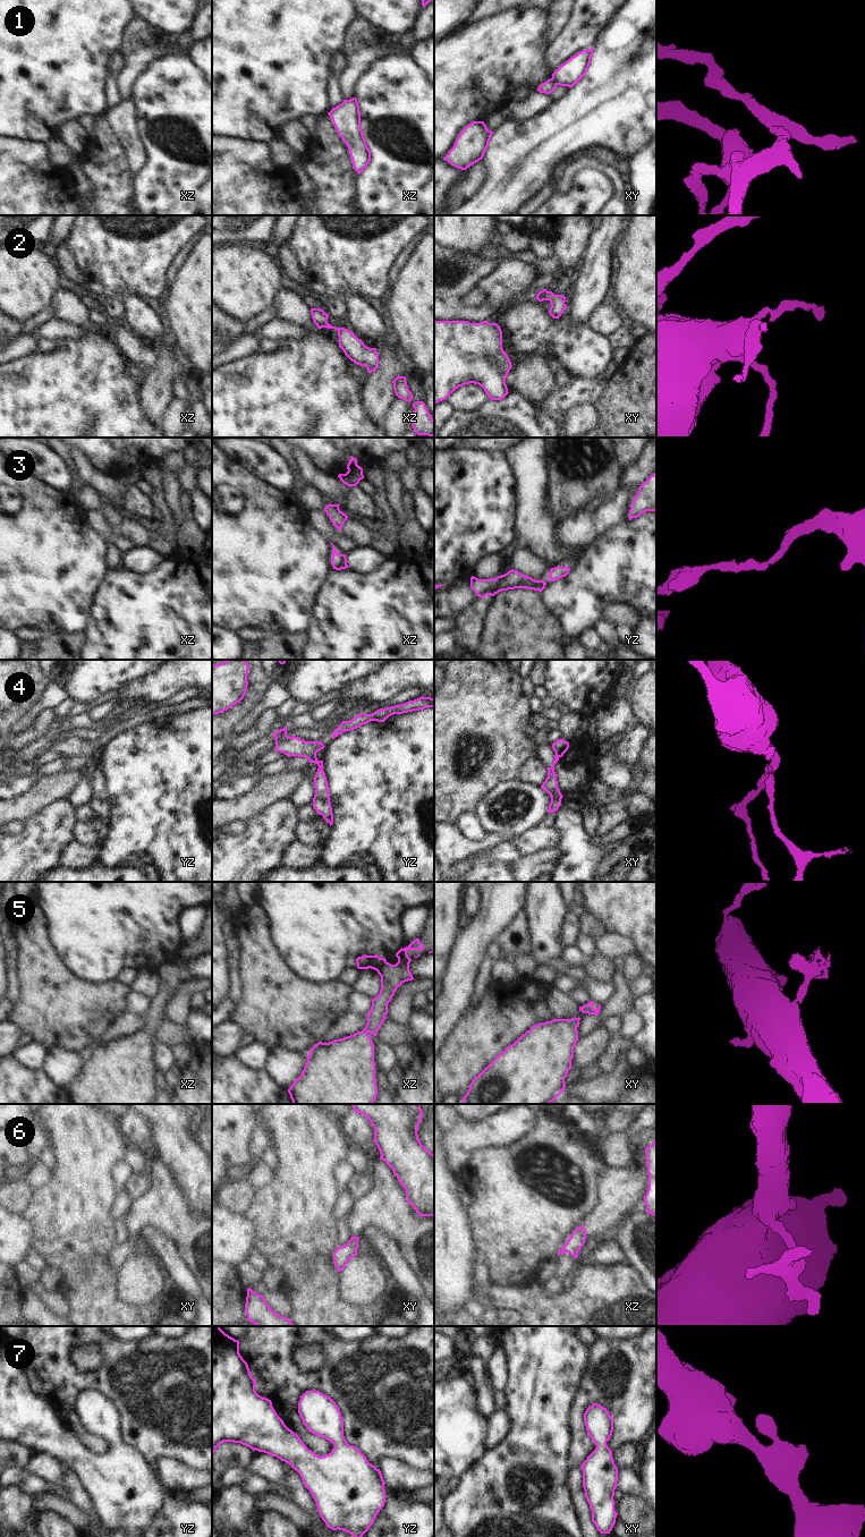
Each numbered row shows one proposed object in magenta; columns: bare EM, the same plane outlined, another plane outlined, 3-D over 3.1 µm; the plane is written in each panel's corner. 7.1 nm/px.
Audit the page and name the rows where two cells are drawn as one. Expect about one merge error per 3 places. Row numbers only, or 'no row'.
1, 4

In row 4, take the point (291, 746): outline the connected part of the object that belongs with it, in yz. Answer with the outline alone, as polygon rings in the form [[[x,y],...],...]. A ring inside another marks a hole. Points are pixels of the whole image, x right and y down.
[[[287,727],[273,732],[275,738],[275,750],[283,753],[288,757],[306,757],[308,761],[325,746],[322,741],[305,741],[298,737],[288,737]]]

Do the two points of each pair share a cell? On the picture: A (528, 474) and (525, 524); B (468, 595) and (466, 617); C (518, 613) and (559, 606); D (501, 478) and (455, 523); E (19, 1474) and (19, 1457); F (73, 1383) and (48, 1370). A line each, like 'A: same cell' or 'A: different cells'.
A: same cell
B: different cells
C: different cells
D: same cell
E: different cells
F: same cell

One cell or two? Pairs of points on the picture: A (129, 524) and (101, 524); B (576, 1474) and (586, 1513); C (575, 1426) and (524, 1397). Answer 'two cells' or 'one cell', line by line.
A: two cells
B: one cell
C: two cells

